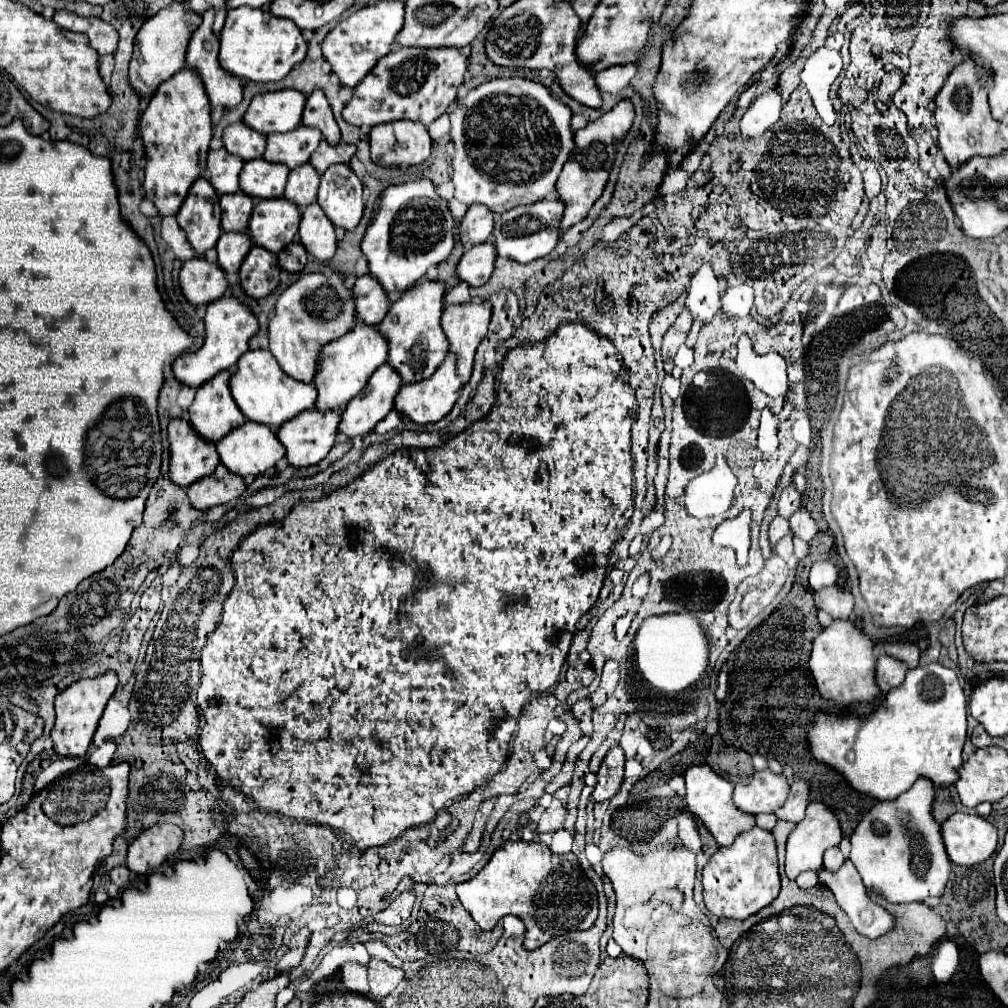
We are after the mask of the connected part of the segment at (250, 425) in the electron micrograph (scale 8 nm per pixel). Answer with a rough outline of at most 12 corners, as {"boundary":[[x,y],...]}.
{"boundary":[[245,422],[215,448],[241,478],[263,476],[285,456],[269,426]]}

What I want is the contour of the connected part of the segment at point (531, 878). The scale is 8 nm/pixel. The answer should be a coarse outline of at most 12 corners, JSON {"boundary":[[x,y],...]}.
{"boundary":[[509,840],[457,896],[531,950],[589,930],[597,890],[573,852]]}

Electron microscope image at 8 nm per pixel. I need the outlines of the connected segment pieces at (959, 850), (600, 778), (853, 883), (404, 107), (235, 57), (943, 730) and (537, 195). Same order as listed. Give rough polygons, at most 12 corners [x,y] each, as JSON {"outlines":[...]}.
{"outlines":[[[955,812],[941,824],[949,860],[985,862],[997,828],[977,814]],[[613,746],[597,772],[593,798],[609,800],[623,782],[625,756]],[[849,858],[837,872],[819,870],[859,934],[879,938],[893,916],[869,898]],[[393,48],[343,120],[429,126],[457,100],[459,48]],[[227,12],[219,64],[251,82],[285,78],[307,54],[287,18]],[[909,670],[875,712],[815,712],[809,752],[873,800],[955,784],[967,698]],[[525,78],[451,112],[453,184],[501,214],[555,192],[571,110]]]}

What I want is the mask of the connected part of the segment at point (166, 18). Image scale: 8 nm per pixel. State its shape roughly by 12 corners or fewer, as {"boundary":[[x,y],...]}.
{"boundary":[[171,4],[149,18],[129,84],[149,100],[185,66],[201,16]]}

